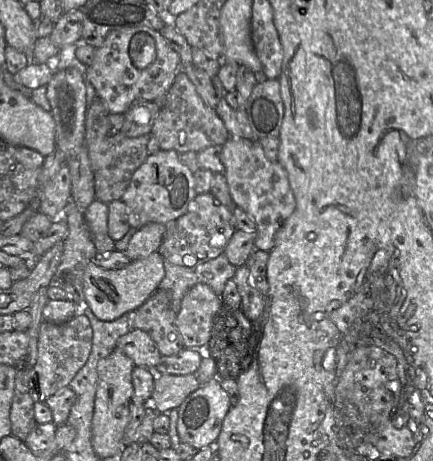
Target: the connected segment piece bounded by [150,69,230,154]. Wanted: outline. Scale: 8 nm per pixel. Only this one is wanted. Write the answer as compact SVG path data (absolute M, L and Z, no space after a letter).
M179 69L172 85L163 96L162 106L155 119L151 134L162 150L175 150L184 153L220 145L230 138L230 134L216 110L204 103L187 74Z

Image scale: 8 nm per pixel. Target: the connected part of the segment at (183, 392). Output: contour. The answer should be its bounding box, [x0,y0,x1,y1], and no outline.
[151,374,200,413]

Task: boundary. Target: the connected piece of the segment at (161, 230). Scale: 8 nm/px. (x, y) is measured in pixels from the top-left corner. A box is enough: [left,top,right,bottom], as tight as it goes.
[125,223,166,260]

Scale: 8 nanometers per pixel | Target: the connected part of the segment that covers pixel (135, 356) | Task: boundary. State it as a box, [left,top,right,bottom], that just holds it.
[116,329,161,369]

